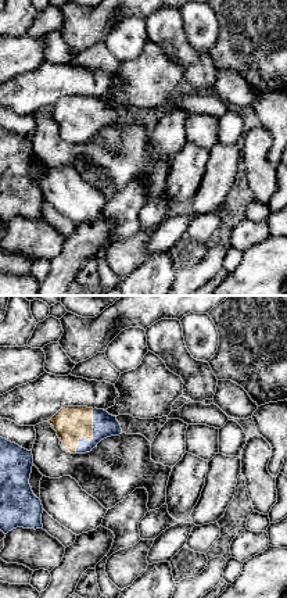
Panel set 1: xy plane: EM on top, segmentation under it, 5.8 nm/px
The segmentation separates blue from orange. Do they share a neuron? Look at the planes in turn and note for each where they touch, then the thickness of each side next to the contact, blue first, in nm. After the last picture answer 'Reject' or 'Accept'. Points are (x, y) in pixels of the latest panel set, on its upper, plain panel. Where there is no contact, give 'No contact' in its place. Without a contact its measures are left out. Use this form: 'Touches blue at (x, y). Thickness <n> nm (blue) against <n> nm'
Touches blue at (93, 126). Thickness 140 nm (blue) against 200 nm

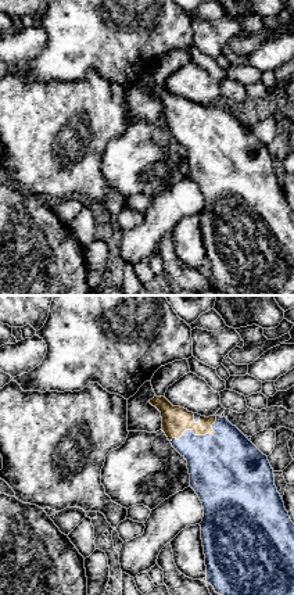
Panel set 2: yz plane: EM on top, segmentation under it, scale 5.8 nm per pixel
Touches blue at (200, 125). Thickness 420 nm (blue) against 160 nm

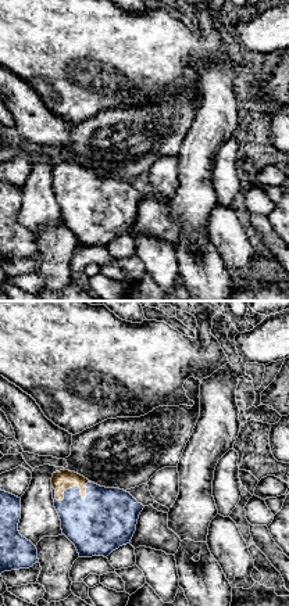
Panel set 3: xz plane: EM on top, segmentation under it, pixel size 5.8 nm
Touches blue at (77, 176). Thickness 360 nm (blue) against 120 nm

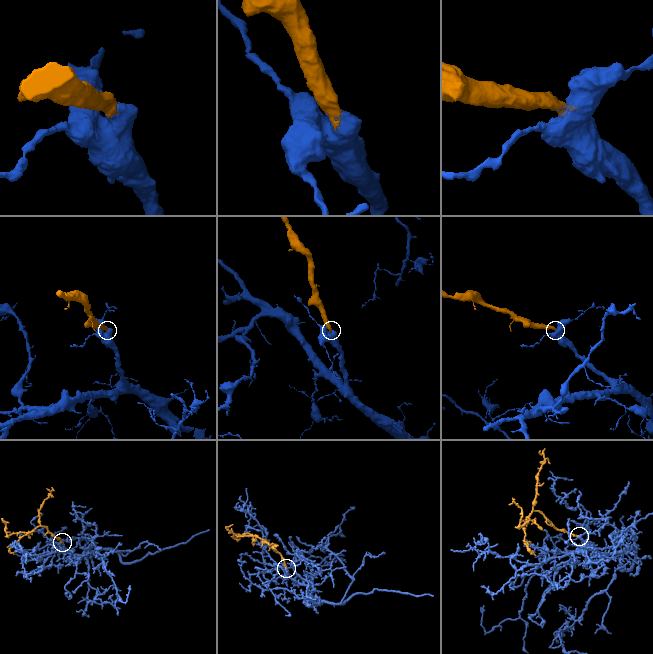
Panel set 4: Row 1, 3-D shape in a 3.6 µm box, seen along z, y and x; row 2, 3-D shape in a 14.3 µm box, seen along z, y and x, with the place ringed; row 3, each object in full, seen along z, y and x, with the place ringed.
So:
Accept

